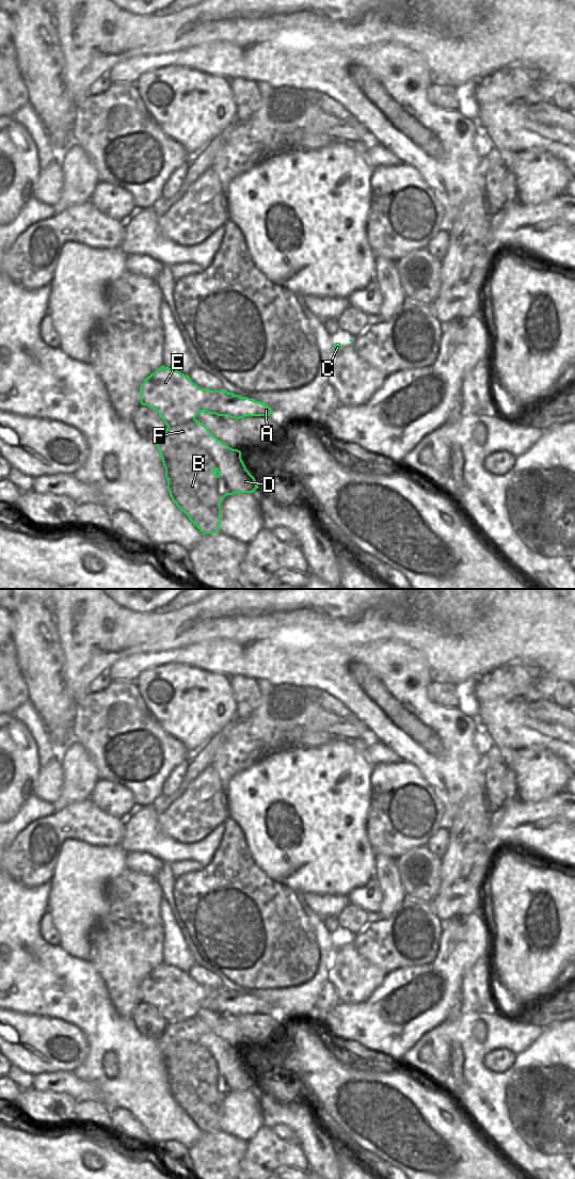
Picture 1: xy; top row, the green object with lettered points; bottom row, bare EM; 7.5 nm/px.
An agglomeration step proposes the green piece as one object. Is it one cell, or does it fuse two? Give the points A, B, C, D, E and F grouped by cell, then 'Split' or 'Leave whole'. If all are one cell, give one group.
Groups: A B D E F / C. Split.

